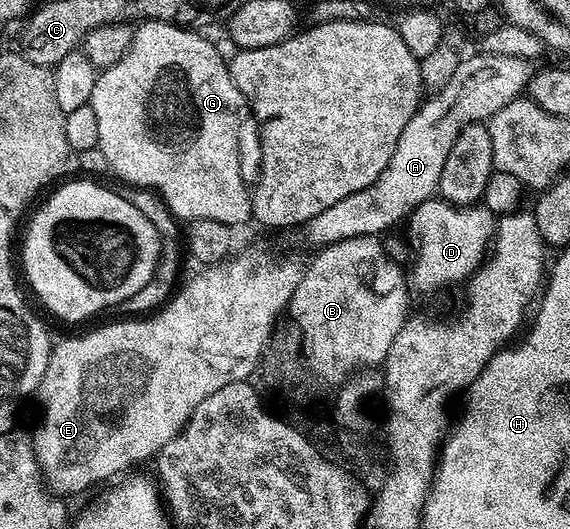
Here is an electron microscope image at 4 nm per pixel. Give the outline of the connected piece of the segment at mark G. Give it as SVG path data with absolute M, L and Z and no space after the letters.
M146 20L134 27L133 41L127 54L123 54L123 58L119 58L119 62L115 62L115 66L104 69L97 77L95 90L91 90L91 98L88 103L95 110L95 118L99 125L97 148L105 155L105 160L113 167L115 175L122 176L129 184L138 184L141 188L154 188L165 199L166 206L179 219L185 220L184 222L211 218L215 222L240 226L240 224L250 223L253 215L251 192L248 187L245 189L245 180L241 177L241 108L243 109L243 97L239 86L235 86L229 73L228 63L219 54L216 43L212 39L209 41L207 37L200 36L201 34L200 31L191 28L180 28L158 20Z

